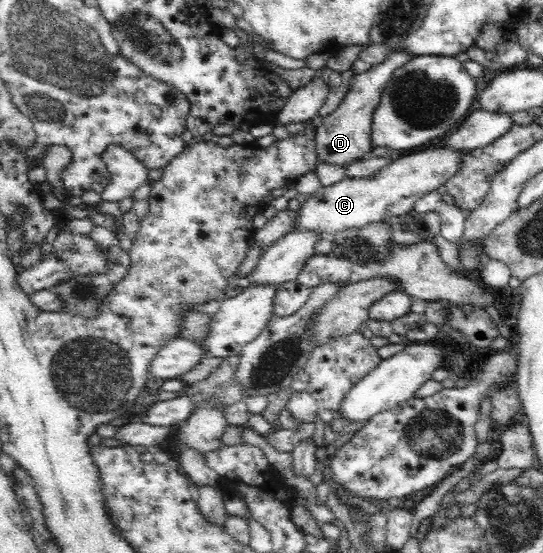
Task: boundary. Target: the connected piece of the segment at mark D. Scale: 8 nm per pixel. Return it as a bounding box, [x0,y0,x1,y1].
[315,50,414,167]

